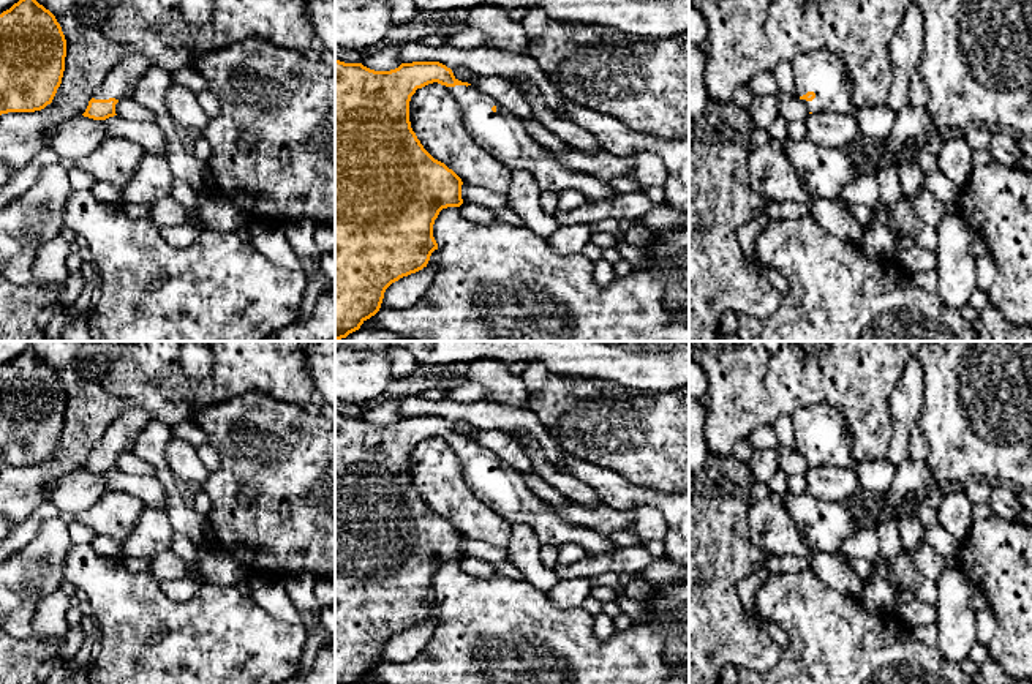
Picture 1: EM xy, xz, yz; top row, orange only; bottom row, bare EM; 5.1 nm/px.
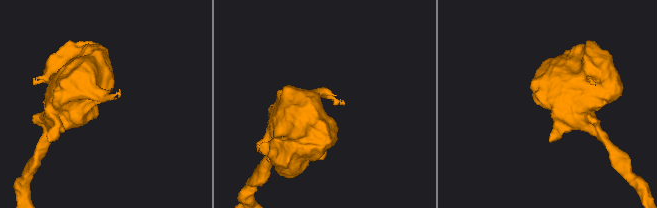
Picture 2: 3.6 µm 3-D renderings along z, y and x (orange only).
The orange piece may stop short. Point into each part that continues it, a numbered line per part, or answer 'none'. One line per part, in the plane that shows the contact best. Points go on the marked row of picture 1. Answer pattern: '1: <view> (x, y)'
1: yz (819, 71)

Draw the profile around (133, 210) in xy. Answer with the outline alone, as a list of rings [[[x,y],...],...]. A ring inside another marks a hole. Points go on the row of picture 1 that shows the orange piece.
[[[123,202],[120,209],[130,218],[150,218],[150,204],[134,204],[134,202]]]

